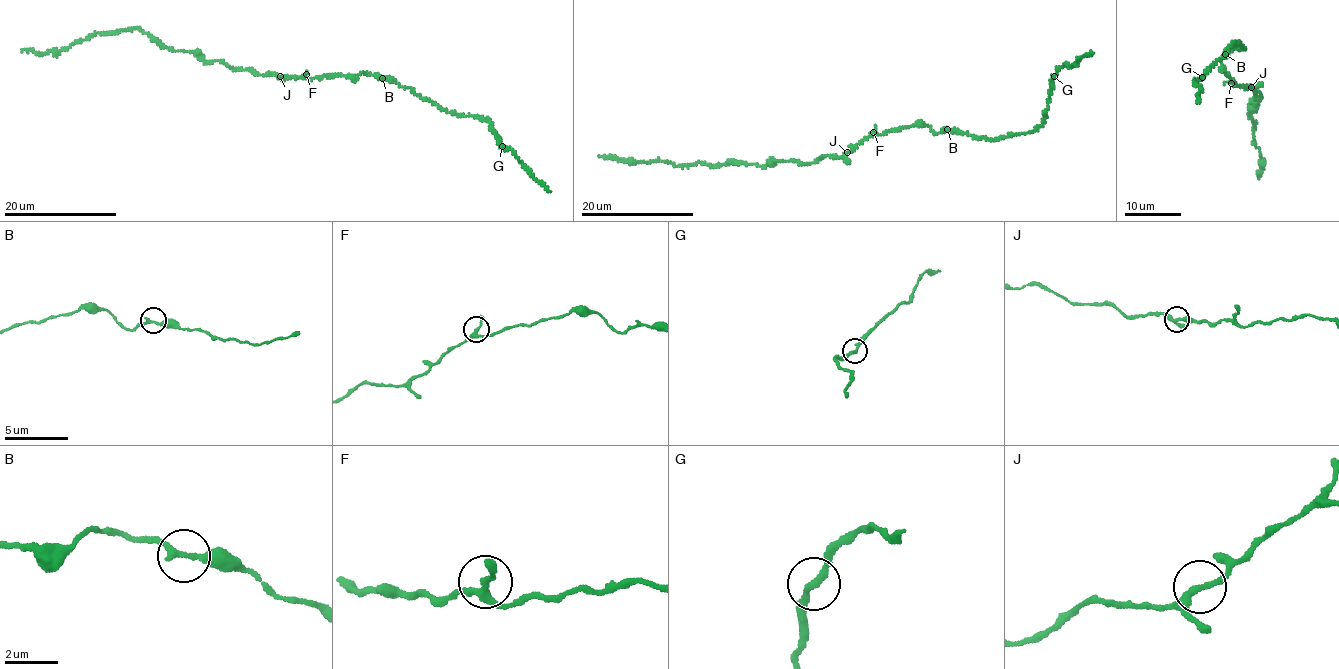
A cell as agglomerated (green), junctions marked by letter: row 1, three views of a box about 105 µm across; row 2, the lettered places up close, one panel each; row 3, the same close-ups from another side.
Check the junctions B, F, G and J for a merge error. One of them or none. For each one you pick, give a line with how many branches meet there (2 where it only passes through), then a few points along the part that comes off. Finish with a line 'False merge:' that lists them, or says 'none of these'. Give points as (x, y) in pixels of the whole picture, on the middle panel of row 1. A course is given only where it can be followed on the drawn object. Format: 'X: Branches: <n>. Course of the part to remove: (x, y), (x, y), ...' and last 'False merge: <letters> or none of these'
J: Branches: 3. Course of the part to remove: (847, 152), (821, 156), (811, 164), (791, 160), (766, 167), (733, 161), (673, 165), (598, 156)
False merge: J

